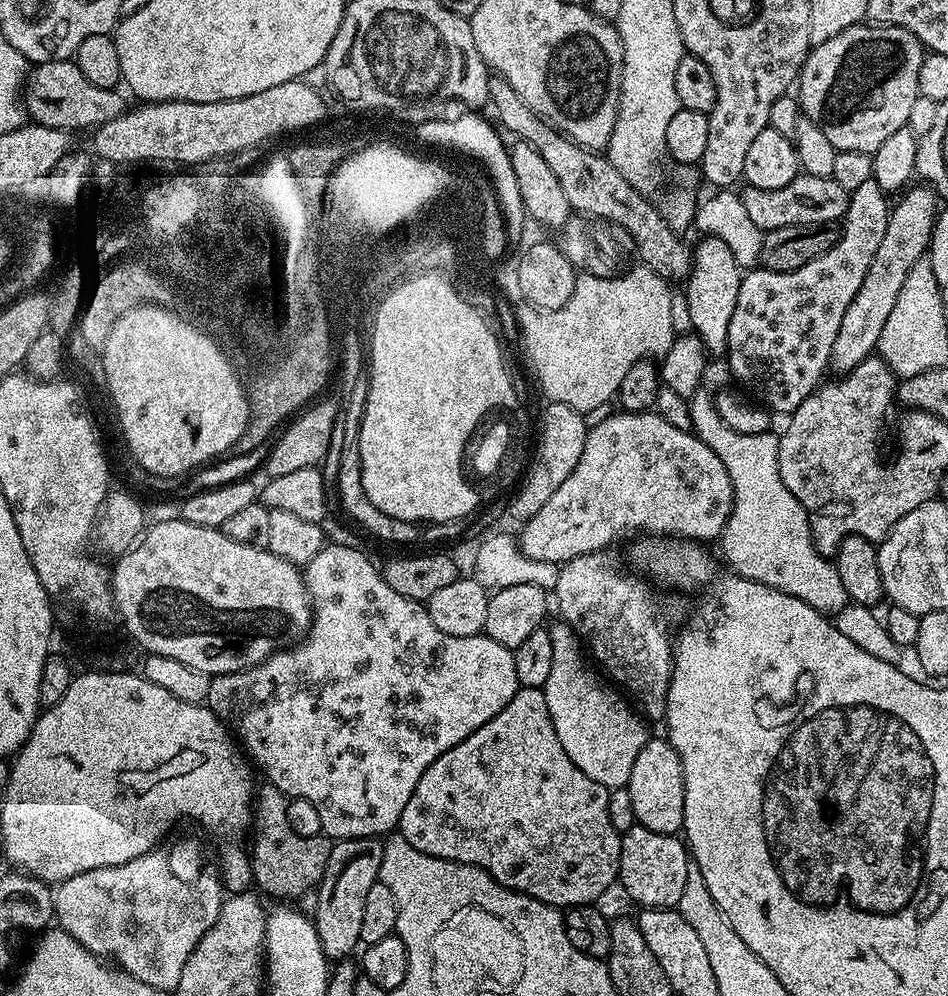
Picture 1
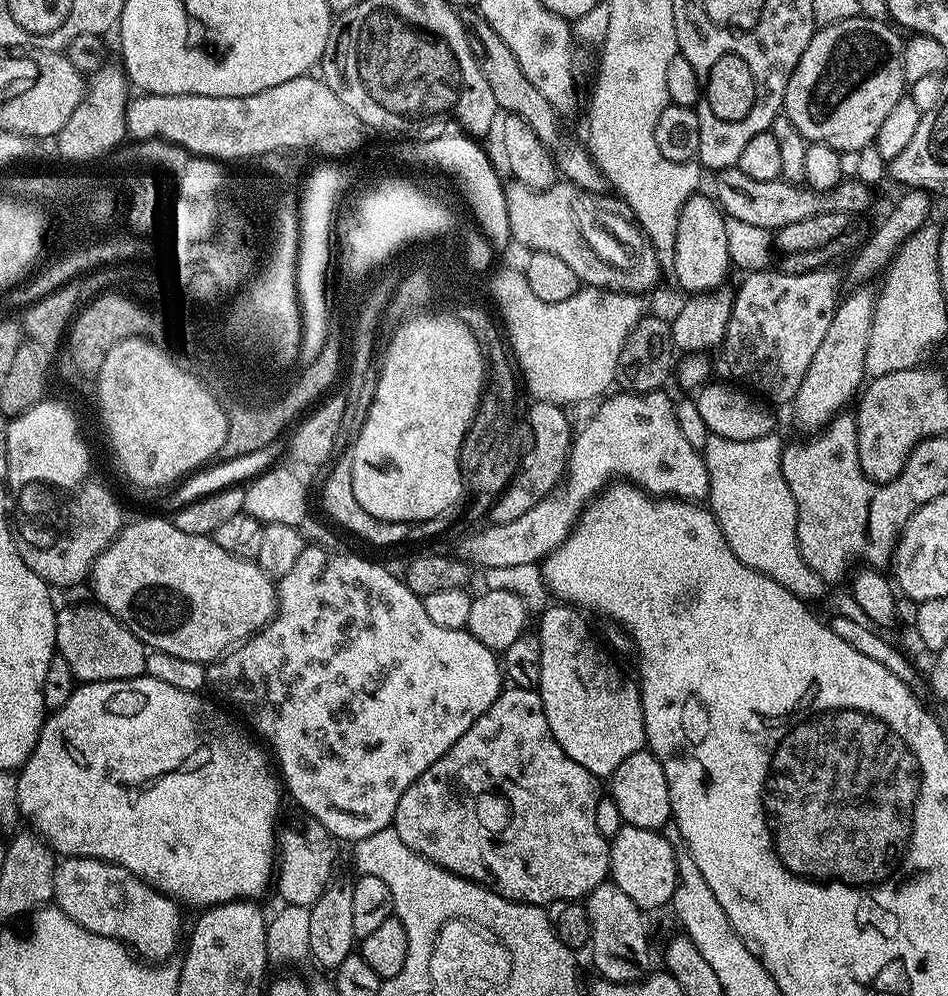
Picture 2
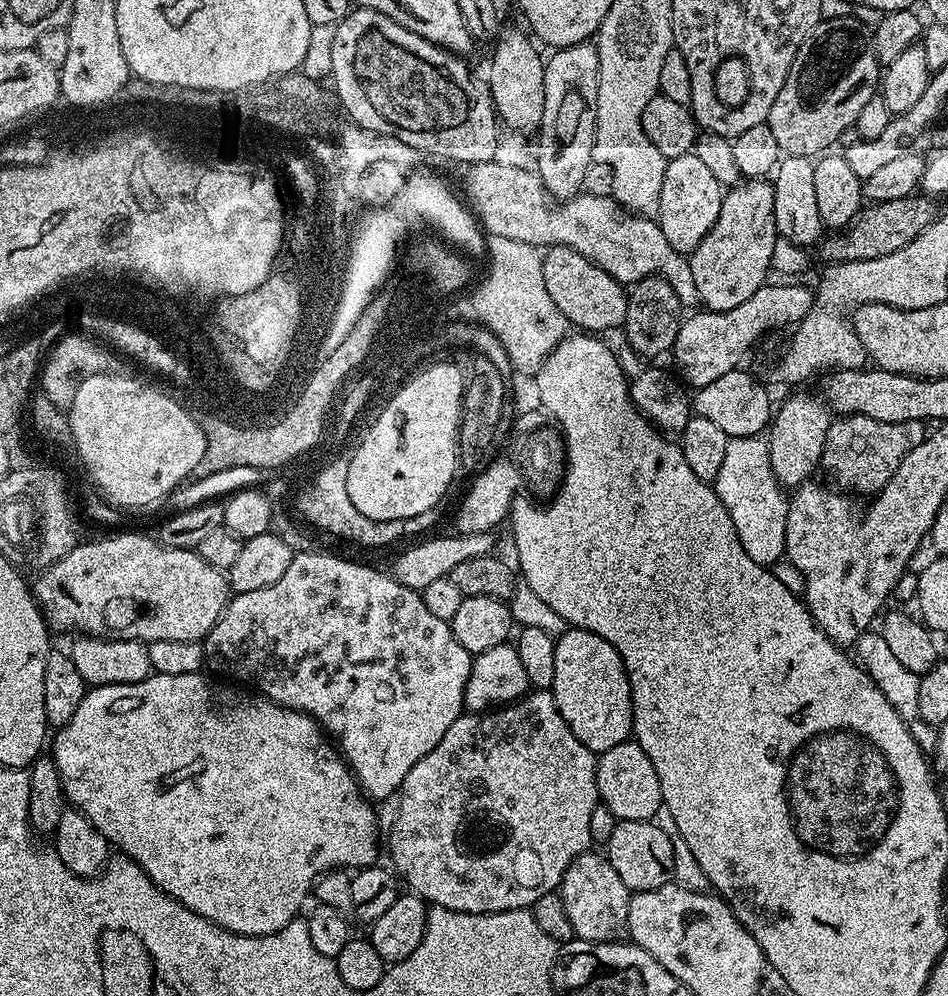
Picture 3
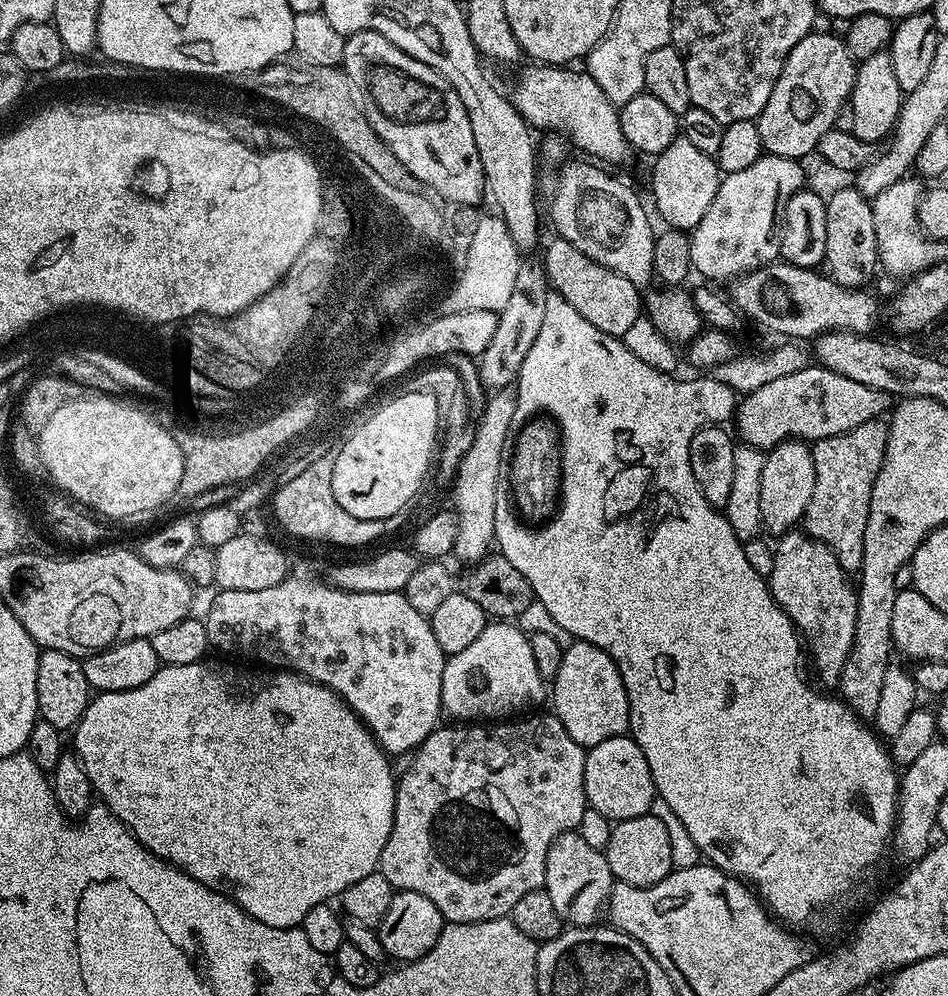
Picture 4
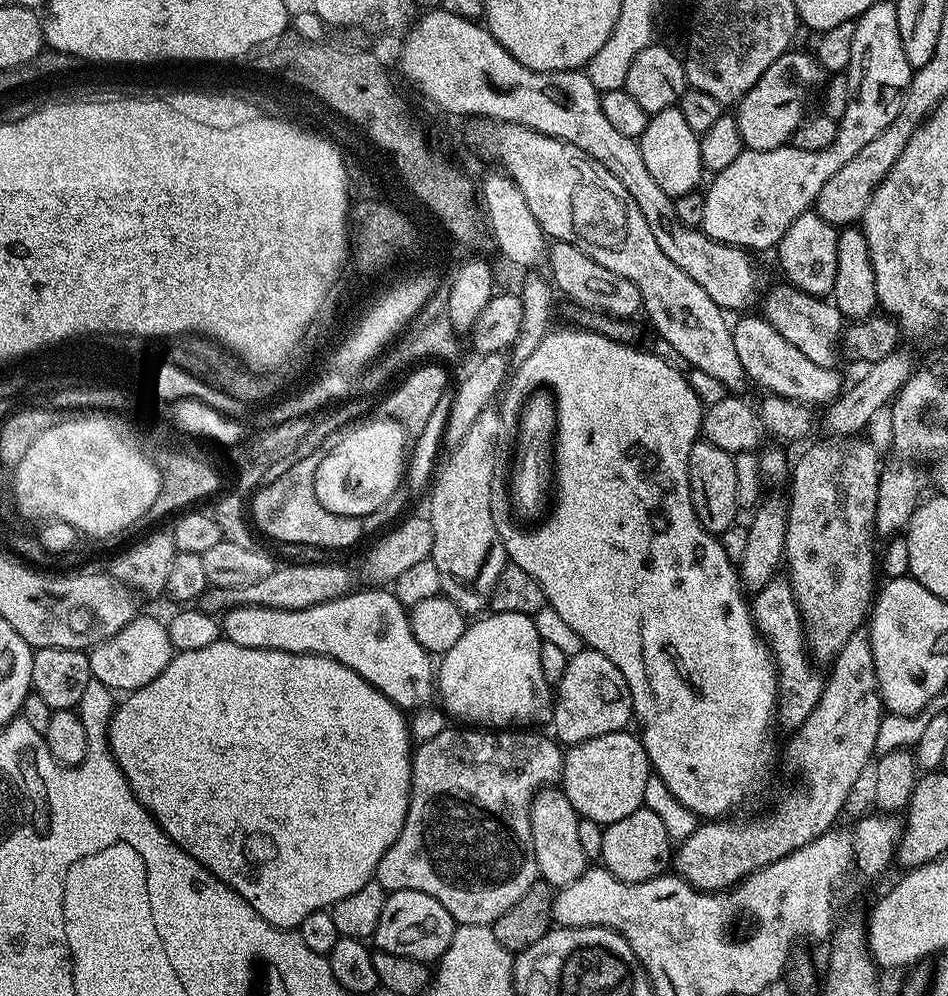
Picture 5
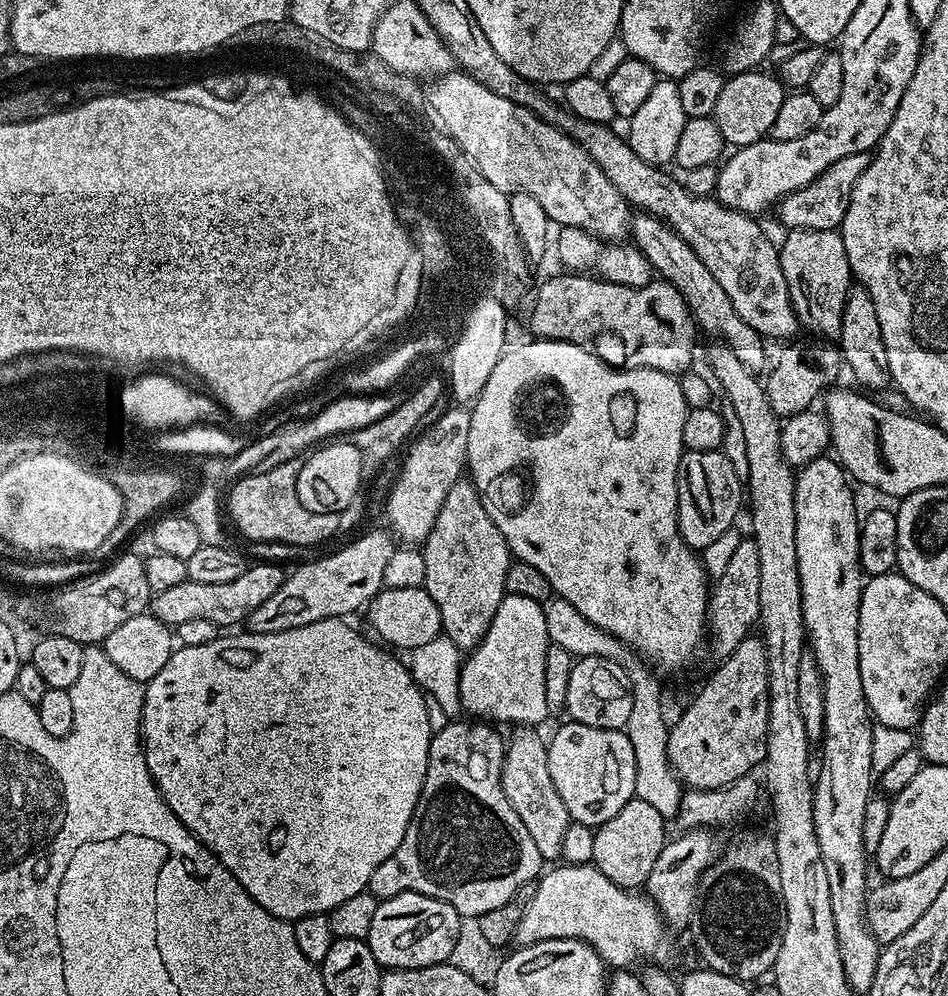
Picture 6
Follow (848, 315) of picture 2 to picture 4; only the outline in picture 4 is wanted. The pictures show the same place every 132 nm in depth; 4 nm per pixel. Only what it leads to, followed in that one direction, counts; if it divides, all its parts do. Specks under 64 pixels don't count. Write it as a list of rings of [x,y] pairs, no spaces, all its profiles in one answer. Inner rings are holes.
[[[784,440],[778,446],[767,449],[762,466],[761,493],[762,498],[758,498],[758,510],[762,510],[763,531],[769,532],[769,537],[779,538],[803,521],[806,506],[810,506],[810,494],[814,494],[814,458],[811,447],[805,441]]]

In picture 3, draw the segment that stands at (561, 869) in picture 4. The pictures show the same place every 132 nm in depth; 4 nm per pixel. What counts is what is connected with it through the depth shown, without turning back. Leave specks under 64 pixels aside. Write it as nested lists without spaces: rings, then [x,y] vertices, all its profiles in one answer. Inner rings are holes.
[[[596,850],[583,852],[566,870],[558,889],[570,918],[573,937],[599,944],[610,944],[625,939],[628,926],[628,897],[626,882],[618,878],[618,870],[610,866],[607,855]]]

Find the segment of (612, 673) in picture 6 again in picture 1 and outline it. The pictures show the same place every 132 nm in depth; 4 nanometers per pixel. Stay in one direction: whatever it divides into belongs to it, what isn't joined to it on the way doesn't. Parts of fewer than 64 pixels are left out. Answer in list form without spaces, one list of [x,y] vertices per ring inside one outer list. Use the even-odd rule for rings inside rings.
[[[556,622],[548,628],[548,633],[554,662],[543,690],[554,734],[558,734],[558,742],[562,742],[562,750],[566,750],[570,762],[586,778],[594,778],[594,782],[609,790],[625,787],[642,746],[650,739],[645,717],[593,667],[580,637],[569,624]]]

